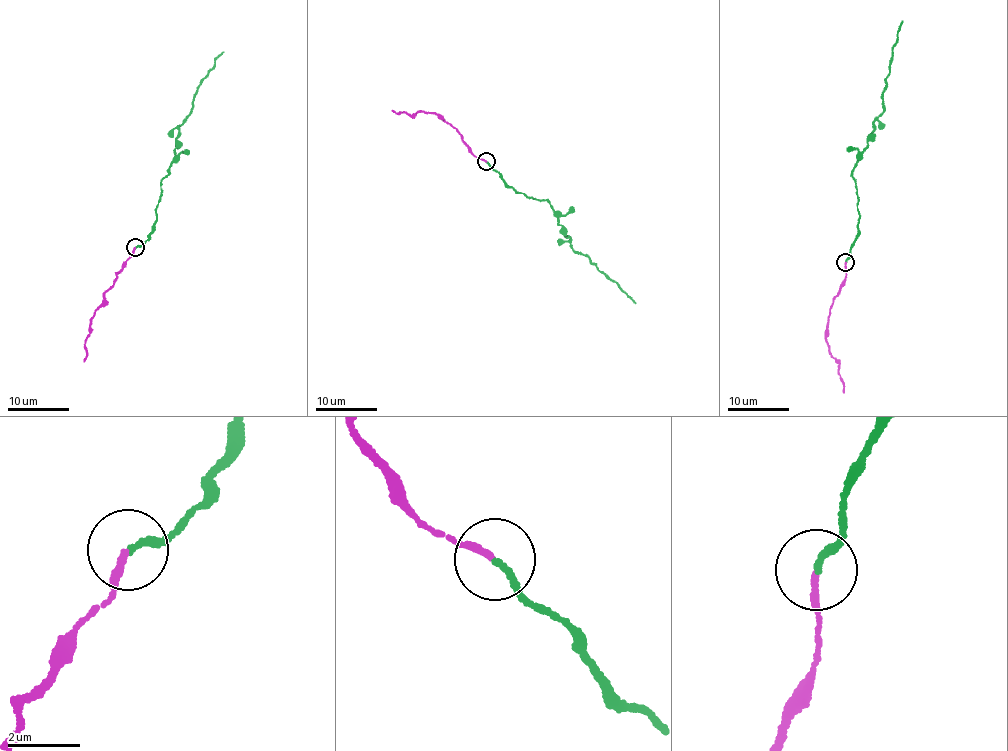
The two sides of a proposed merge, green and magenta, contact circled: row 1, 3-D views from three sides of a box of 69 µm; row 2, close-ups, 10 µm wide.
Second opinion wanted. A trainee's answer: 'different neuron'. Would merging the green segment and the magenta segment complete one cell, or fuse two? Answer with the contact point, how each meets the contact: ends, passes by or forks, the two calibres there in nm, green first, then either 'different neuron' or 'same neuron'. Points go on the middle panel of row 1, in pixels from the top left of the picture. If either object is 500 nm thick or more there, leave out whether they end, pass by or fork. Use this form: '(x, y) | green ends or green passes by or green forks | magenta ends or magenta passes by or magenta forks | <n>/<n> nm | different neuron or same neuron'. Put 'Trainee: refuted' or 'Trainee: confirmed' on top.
Trainee: refuted
(486, 161) | green ends | magenta ends | 160/190 nm | same neuron

